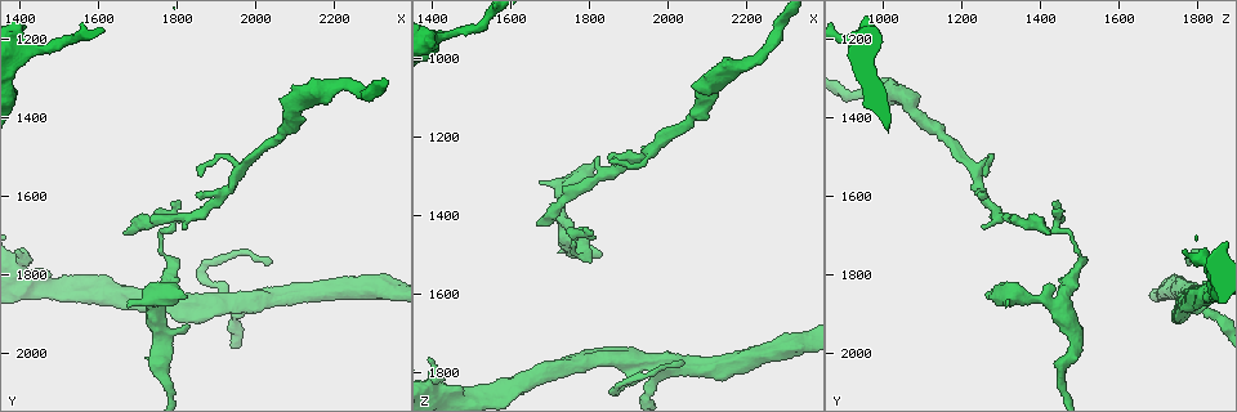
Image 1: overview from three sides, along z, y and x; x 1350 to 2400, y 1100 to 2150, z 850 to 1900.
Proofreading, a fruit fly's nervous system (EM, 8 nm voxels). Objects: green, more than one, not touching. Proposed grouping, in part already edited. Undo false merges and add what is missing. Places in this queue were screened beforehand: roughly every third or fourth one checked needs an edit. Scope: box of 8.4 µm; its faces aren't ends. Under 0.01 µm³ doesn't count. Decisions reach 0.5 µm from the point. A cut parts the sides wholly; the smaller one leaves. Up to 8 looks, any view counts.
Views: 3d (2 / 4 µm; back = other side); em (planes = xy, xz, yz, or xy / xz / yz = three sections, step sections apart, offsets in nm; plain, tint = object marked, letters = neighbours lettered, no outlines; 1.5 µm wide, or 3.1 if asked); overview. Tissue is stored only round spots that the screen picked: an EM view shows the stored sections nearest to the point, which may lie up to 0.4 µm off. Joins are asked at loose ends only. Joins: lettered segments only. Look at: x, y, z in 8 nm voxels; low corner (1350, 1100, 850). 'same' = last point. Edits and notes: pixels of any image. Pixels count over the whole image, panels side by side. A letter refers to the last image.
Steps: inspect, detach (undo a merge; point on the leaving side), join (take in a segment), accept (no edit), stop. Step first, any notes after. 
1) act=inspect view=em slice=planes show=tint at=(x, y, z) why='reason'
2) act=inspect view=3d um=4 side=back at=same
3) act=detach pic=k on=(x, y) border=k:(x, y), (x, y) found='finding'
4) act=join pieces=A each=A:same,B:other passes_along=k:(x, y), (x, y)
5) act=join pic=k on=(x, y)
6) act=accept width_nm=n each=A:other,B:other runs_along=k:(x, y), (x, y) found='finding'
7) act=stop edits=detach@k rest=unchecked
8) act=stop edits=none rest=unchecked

act=inspect view=3d um=2 side=back at=(2045, 1765, 1770) why='branch stops here'

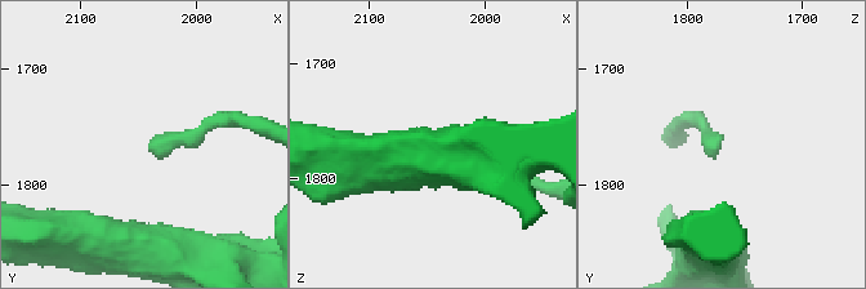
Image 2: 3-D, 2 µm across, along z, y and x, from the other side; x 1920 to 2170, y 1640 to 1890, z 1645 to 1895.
act=inspect view=em slice=xy step=8 show=letters at=(2042, 1770, 1776) why='shape alone is not enough'

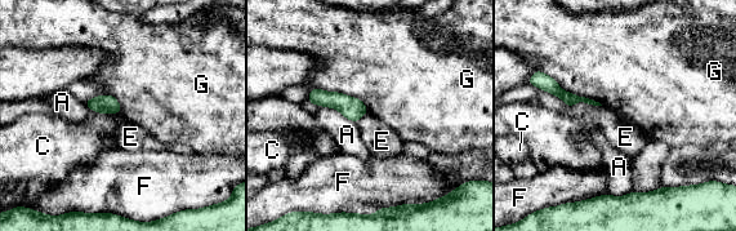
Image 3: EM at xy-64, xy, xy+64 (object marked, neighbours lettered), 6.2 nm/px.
act=inspect view=em slice=planes show=letters at=same why='cut it another way'

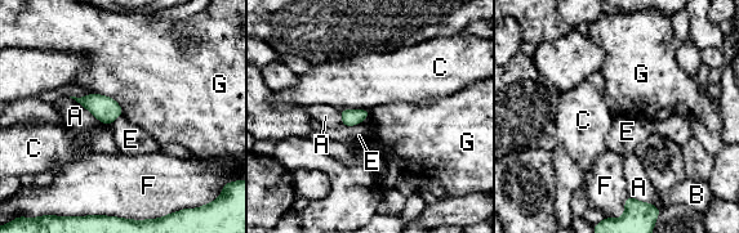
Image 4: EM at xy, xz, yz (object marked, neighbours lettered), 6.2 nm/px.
act=accept longest_contact=A:320nm each=A:other,B:other,C:other,E:other,F:other,G:other border=4:(92, 92), (110, 95), (123, 115) found='none of them fits'

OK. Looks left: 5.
act=inspect view=3d um=2 side=back at=(1675, 1700, 1415) why='free end'

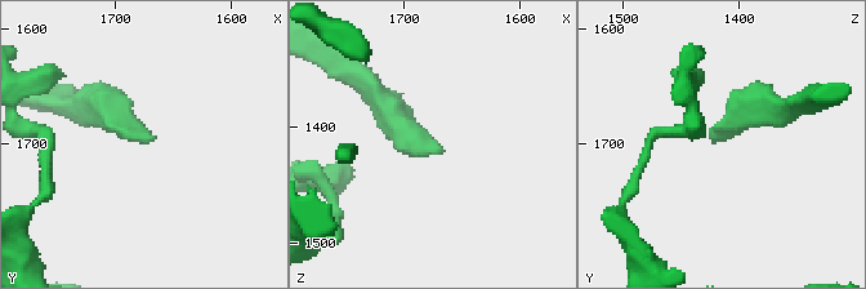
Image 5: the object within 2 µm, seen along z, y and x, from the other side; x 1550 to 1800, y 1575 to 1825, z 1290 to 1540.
act=inspect view=em slice=planes show=letters at=(1670, 1696, 1422) why='now the EM'

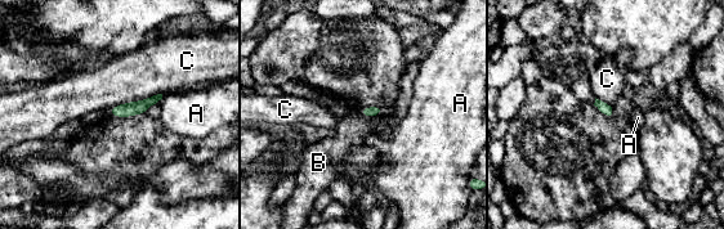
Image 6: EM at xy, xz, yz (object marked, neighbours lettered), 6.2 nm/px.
act=join pieces=B each=A:other,B:same,C:other found='it goes on there'

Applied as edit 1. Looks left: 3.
act=inspect view=overview

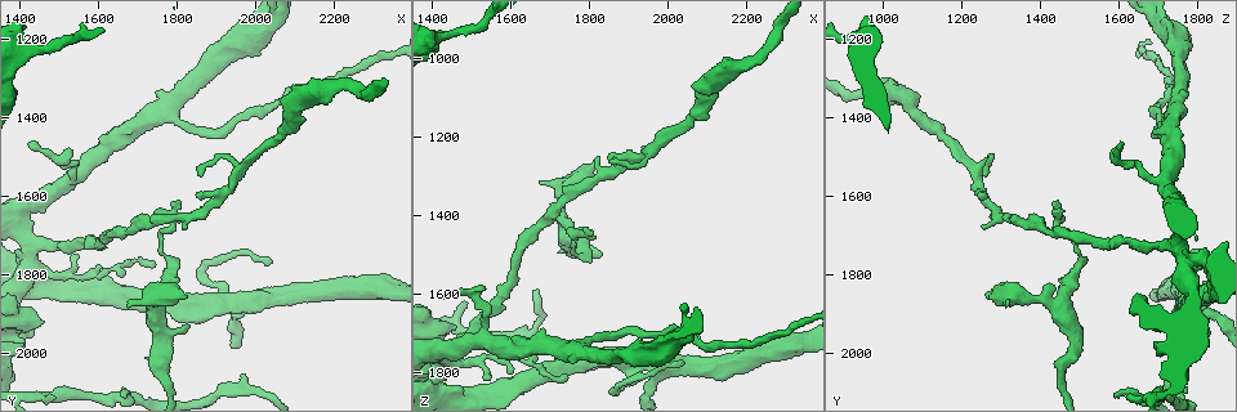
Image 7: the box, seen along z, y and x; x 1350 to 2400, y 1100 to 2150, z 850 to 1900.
act=inspect view=3d um=4 at=(1815, 1850, 1260)

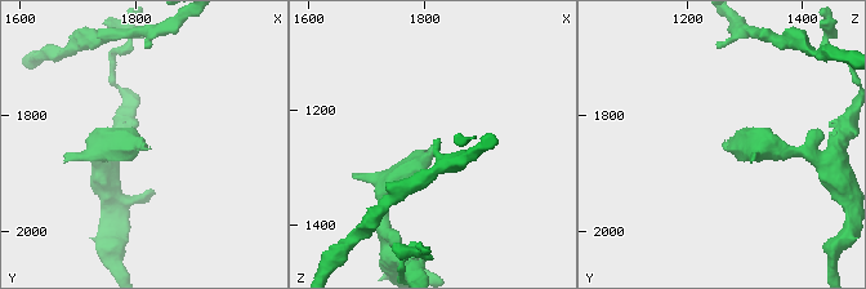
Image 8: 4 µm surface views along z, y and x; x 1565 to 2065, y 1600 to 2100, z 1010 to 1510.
act=inspect view=em slice=planes show=letters at=(1815, 1845, 1260) why='need the tissue'

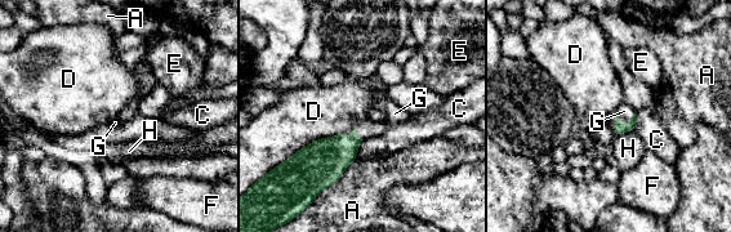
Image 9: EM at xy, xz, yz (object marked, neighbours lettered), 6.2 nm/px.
act=join pieces=G each=A:other,C:other,D:other,E:other,F:other,G:same,H:other passes_along=9:(620, 128), (627, 123), (624, 111) found='the neuron continues'

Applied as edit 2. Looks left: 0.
act=stop edits=join@6,join@9 rest=unchecked

